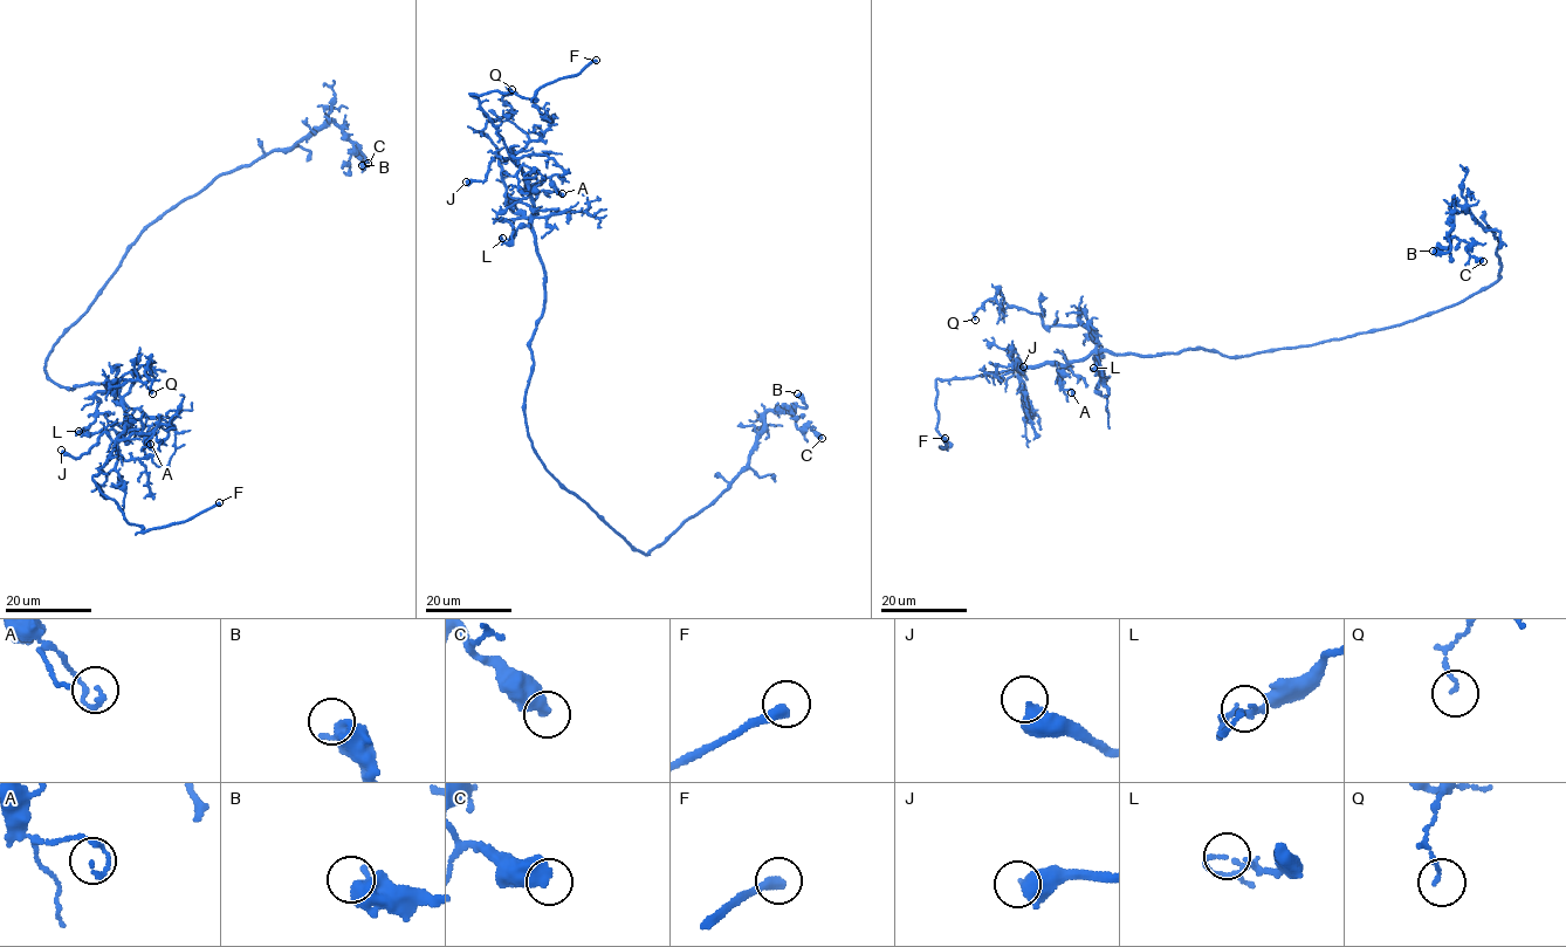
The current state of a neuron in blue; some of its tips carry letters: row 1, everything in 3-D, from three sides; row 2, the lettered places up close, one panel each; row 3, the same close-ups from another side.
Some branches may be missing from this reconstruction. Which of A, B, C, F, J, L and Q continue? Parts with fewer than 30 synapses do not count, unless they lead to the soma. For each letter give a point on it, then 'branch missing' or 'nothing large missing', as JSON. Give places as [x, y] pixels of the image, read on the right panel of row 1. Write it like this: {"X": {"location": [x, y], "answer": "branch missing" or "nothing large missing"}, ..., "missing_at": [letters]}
{"A": {"location": [1071, 392], "answer": "nothing large missing"}, "B": {"location": [1433, 251], "answer": "nothing large missing"}, "C": {"location": [1483, 261], "answer": "nothing large missing"}, "F": {"location": [945, 438], "answer": "branch missing"}, "J": {"location": [1023, 366], "answer": "nothing large missing"}, "L": {"location": [1093, 368], "answer": "nothing large missing"}, "Q": {"location": [975, 320], "answer": "nothing large missing"}, "missing_at": ["F"]}

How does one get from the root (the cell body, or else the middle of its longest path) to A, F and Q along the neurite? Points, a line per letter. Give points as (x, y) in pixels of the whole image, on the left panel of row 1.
A: (46, 371), (47, 377), (69, 390), (102, 384), (124, 407), (125, 426), (149, 427), (145, 443), (150, 444)
F: (46, 371), (69, 390), (102, 384), (124, 407), (128, 426), (93, 477), (128, 522), (144, 533), (219, 502)
Q: (46, 371), (117, 404), (108, 383), (148, 370), (152, 393)

